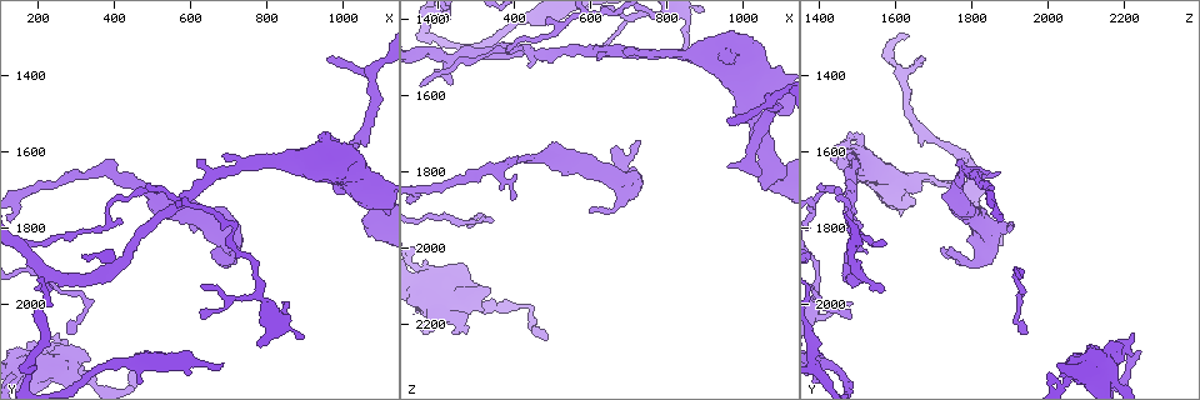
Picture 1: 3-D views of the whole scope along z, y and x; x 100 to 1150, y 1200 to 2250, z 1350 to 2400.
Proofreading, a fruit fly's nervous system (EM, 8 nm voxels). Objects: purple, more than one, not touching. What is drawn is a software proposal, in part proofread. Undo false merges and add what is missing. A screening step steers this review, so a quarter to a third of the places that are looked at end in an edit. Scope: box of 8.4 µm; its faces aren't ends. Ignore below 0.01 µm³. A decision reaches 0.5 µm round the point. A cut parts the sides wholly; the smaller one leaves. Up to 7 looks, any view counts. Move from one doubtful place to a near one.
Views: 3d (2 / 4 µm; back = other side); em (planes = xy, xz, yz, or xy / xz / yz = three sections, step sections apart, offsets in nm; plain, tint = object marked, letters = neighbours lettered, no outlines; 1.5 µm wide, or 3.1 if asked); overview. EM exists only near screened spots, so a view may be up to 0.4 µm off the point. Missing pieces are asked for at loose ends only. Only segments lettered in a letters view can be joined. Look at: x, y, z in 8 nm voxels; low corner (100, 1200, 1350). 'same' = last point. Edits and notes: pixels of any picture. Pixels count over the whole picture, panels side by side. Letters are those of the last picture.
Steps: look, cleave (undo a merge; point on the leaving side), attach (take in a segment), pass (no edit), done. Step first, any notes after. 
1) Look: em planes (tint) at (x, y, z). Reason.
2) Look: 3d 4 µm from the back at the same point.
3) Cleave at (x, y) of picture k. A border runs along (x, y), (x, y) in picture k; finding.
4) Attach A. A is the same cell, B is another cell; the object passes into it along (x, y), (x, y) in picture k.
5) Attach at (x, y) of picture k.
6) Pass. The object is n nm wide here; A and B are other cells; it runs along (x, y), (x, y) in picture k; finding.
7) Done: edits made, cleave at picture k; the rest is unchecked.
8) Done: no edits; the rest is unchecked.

Look: em xz step 8 (tint) at (845, 1990, 1480). An open end.

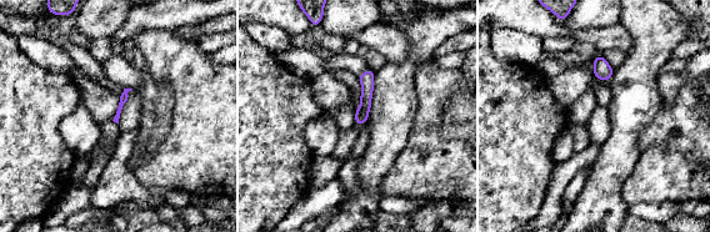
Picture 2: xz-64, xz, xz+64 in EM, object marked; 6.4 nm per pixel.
Look: em planes (letters) at the same point. Another direction.

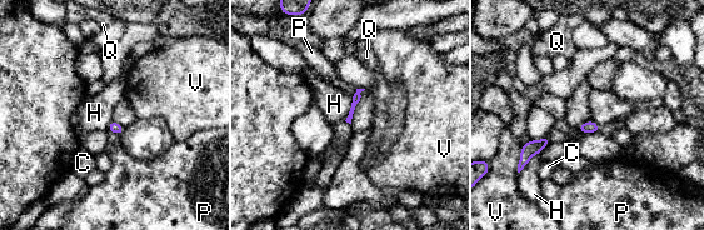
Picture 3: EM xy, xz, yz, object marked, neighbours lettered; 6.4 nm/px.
Pass. The longest contact is with H, 170 nm; C, H, P, Q and V are other cells; a border runs along (353, 96), (349, 114), (344, 120) in picture 3; no lettered segment goes on from it.

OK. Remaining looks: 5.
Look: 3d 2 µm at (1080, 1400, 1625). Branch point.

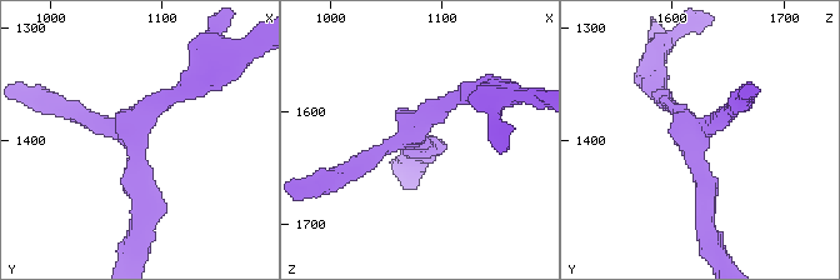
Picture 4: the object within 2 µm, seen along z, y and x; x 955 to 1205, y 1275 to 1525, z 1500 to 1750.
Look: em xz step 4 (tint) at (1076, 1396, 1616).

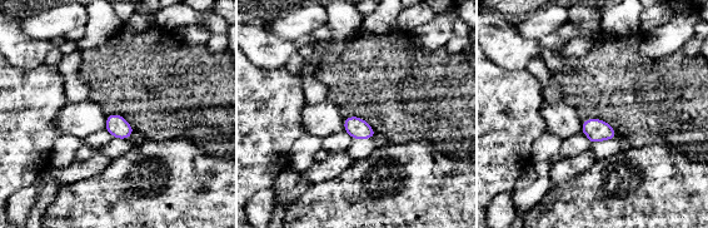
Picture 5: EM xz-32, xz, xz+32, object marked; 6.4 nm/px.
Look: em planes (letters) at the same point. Cut it another way.

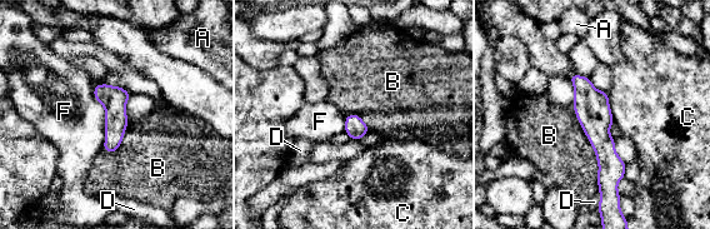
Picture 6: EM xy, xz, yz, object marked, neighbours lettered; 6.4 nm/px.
Pass. The object is 170 nm wide here; A, B, C, D and F are other cells; it runs along (574, 78), (604, 144), (608, 185) in picture 6; one cell here.

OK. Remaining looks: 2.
Look: em yz step 8 (letters) at (480, 2115, 2240). Thin end.

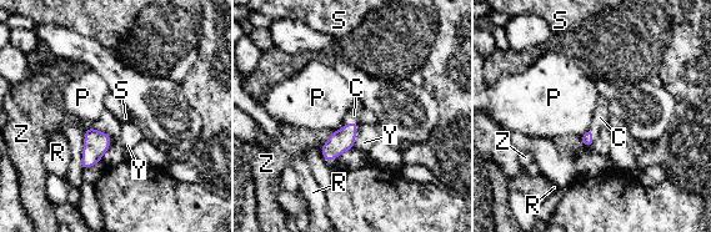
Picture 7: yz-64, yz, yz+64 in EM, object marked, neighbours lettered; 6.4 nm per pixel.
Look: em xz step 8 (letters) at the same point.

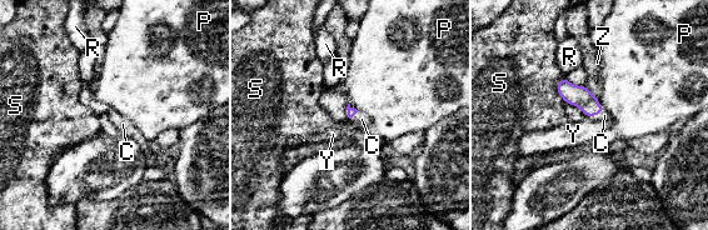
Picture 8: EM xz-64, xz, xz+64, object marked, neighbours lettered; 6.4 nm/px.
Attach C. C is the same cell, P, R, S, Y and Z are other cells; the object passes into it along (352, 111), (352, 116), (362, 119) in picture 8; the cell continues.

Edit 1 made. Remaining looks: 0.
Done: edits made, attach at picture 8; the rest is unchecked.

